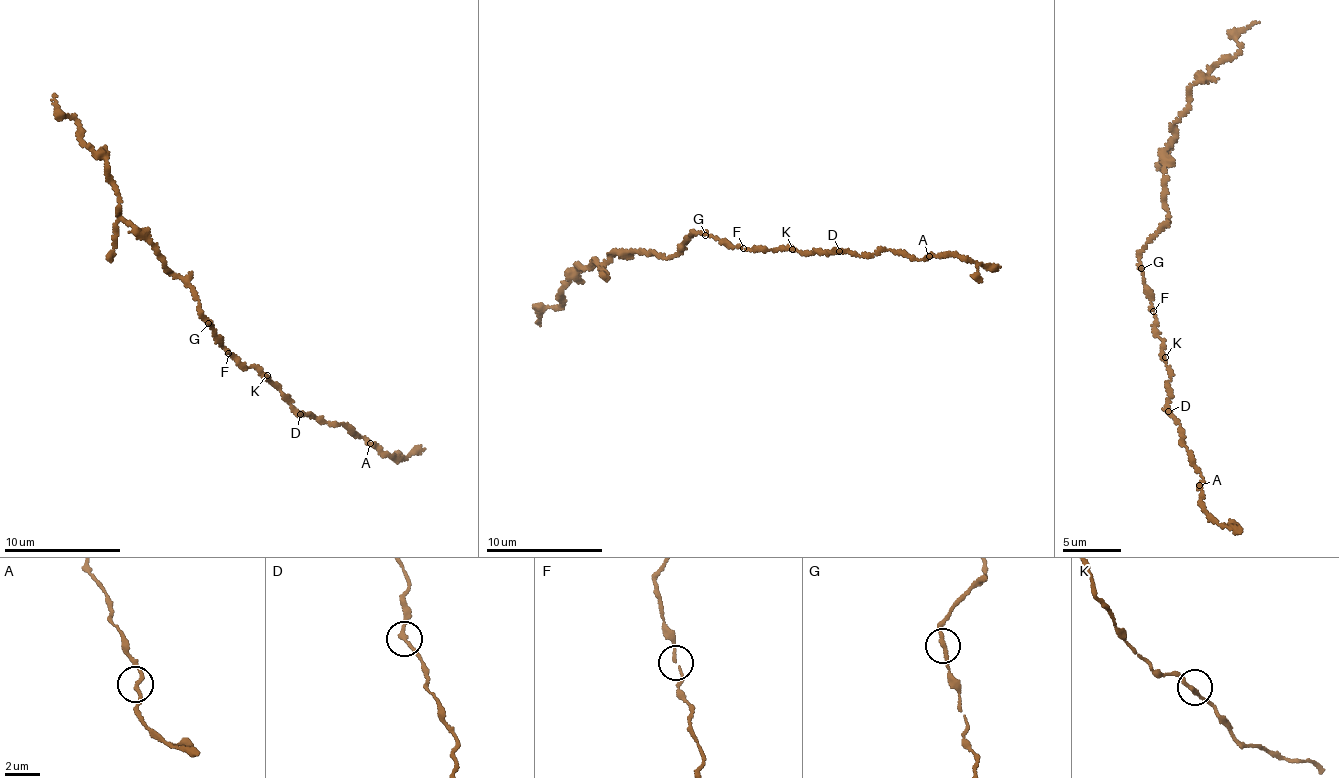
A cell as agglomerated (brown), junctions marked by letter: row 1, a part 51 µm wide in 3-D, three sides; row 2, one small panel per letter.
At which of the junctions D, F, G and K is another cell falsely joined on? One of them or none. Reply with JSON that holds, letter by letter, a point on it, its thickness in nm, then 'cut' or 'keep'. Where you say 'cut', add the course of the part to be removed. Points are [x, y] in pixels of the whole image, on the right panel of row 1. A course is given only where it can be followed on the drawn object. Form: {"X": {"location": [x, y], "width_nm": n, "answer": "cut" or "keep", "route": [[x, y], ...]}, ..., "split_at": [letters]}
{"D": {"location": [1168, 411], "width_nm": 190, "answer": "keep"}, "F": {"location": [1153, 311], "width_nm": 140, "answer": "keep"}, "G": {"location": [1141, 268], "width_nm": 200, "answer": "keep"}, "K": {"location": [1165, 357], "width_nm": 190, "answer": "keep"}, "split_at": []}

